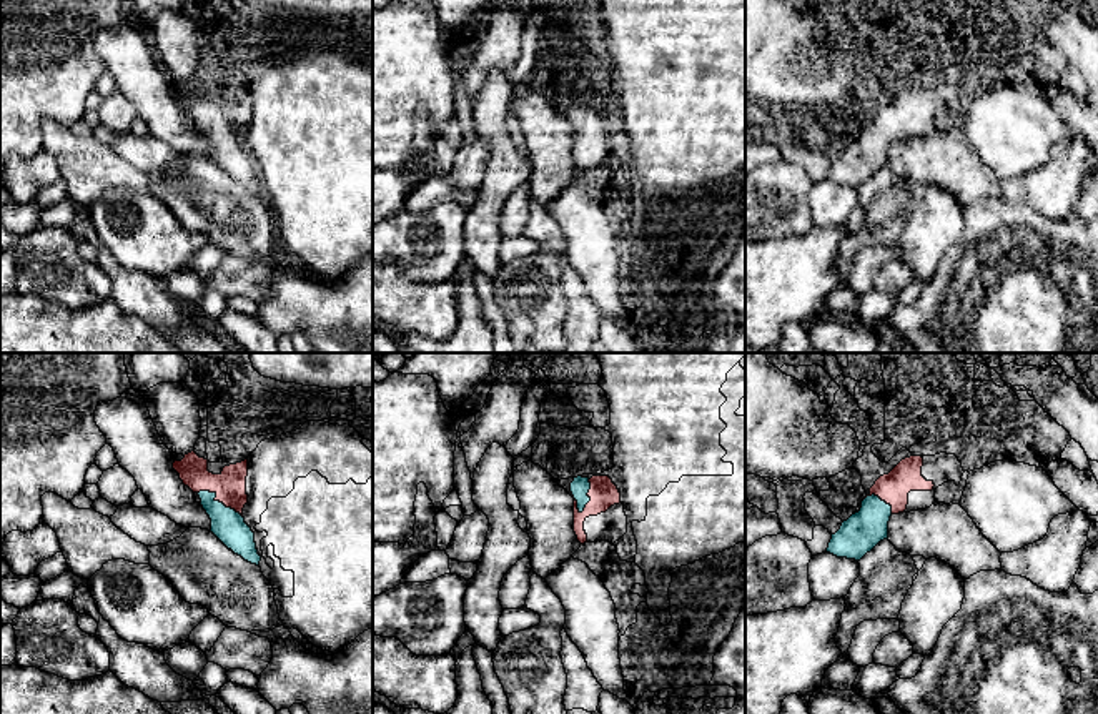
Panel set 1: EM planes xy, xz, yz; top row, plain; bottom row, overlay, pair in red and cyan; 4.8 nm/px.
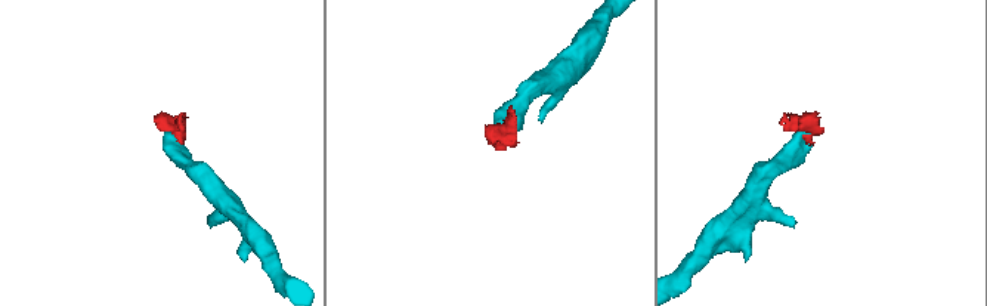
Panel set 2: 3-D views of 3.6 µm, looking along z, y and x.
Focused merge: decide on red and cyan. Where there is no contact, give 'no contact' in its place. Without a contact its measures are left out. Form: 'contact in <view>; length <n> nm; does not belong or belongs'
contact in xy; length 240 nm; belongs

